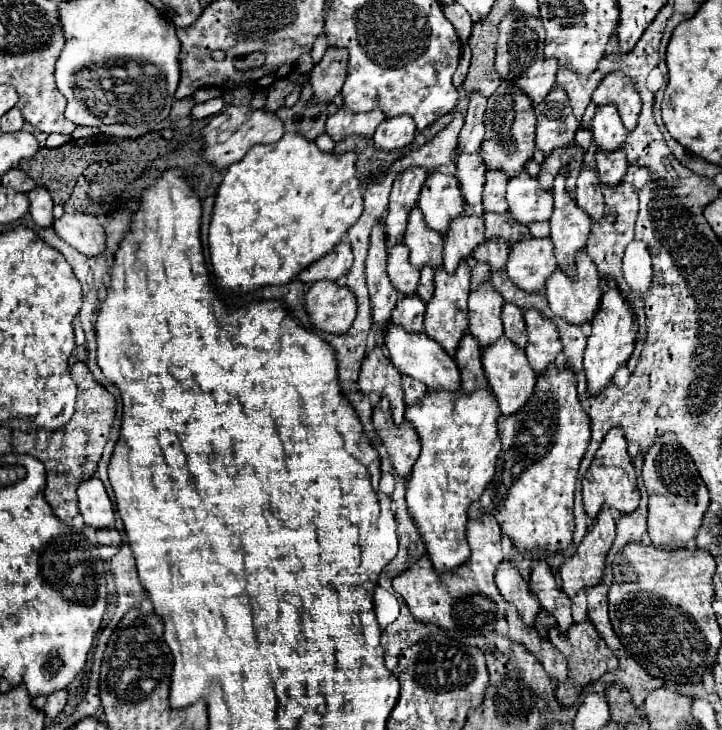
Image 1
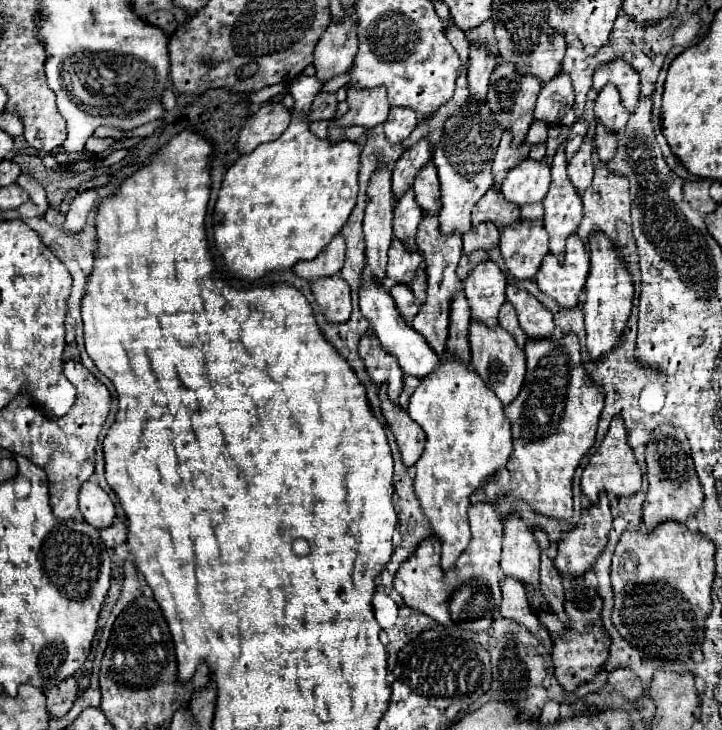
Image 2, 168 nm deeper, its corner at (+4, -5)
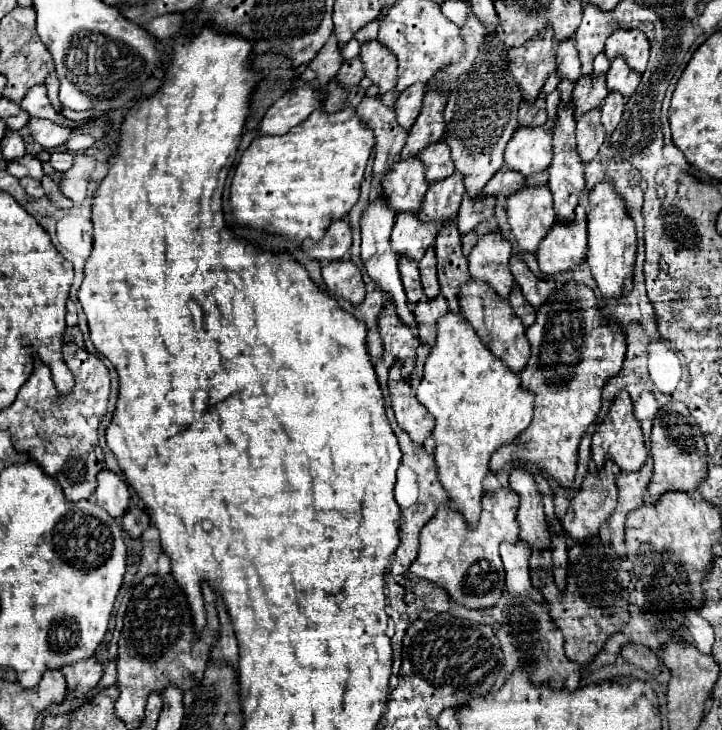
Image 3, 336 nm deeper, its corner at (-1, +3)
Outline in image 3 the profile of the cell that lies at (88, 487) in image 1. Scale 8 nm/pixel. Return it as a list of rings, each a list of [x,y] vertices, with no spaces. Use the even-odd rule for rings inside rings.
[[[101,471],[97,475],[97,491],[95,491],[95,499],[97,503],[111,515],[111,517],[121,517],[127,511],[131,493],[129,493],[129,485],[113,471]]]

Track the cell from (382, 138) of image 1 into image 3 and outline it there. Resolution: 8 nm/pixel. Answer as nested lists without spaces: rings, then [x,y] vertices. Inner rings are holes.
[[[411,85],[411,89],[399,95],[395,111],[397,111],[397,123],[403,129],[411,129],[411,125],[415,123],[423,107],[423,95],[425,95],[425,85]]]

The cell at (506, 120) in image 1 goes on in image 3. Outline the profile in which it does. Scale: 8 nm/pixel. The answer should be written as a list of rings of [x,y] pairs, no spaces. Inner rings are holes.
[[[547,25],[533,39],[525,41],[521,47],[509,49],[511,75],[521,87],[523,99],[529,103],[539,95],[547,75],[555,71],[555,49],[557,41],[553,29]]]

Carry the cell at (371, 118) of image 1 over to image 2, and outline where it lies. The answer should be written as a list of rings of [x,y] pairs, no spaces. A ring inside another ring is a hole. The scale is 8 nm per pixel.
[[[378,87],[374,91],[356,91],[356,89],[348,89],[348,111],[346,115],[334,119],[338,127],[354,127],[354,125],[362,125],[366,129],[372,129],[380,123],[386,121],[390,105],[386,99],[386,89]]]

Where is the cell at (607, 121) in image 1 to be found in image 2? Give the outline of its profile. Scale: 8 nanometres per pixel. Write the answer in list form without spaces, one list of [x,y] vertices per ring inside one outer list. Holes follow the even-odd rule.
[[[606,85],[600,91],[598,99],[594,101],[594,115],[596,115],[596,121],[604,125],[608,133],[618,133],[620,129],[624,129],[630,117],[630,113],[622,107],[620,95],[614,85]]]

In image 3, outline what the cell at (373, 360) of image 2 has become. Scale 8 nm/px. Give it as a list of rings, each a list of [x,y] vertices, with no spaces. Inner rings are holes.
[[[391,299],[385,301],[383,313],[379,317],[379,329],[385,343],[385,351],[403,361],[403,375],[409,377],[409,373],[415,367],[415,349],[419,347],[419,337],[399,321],[395,305],[391,305]]]

